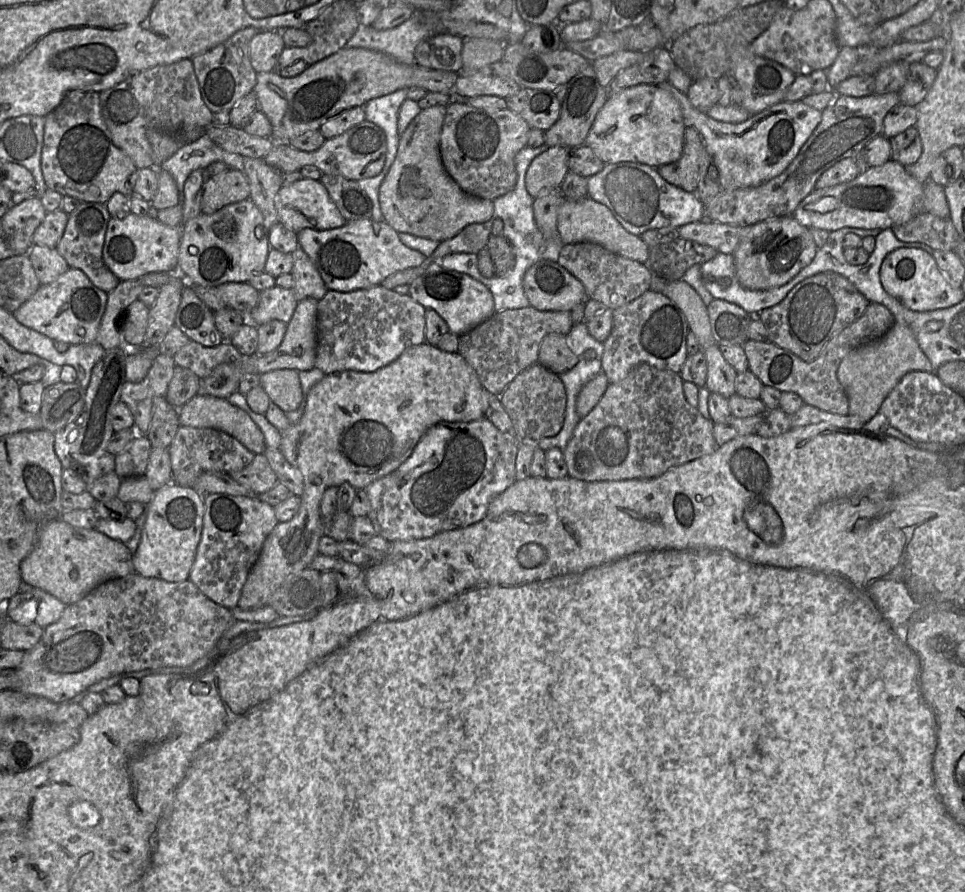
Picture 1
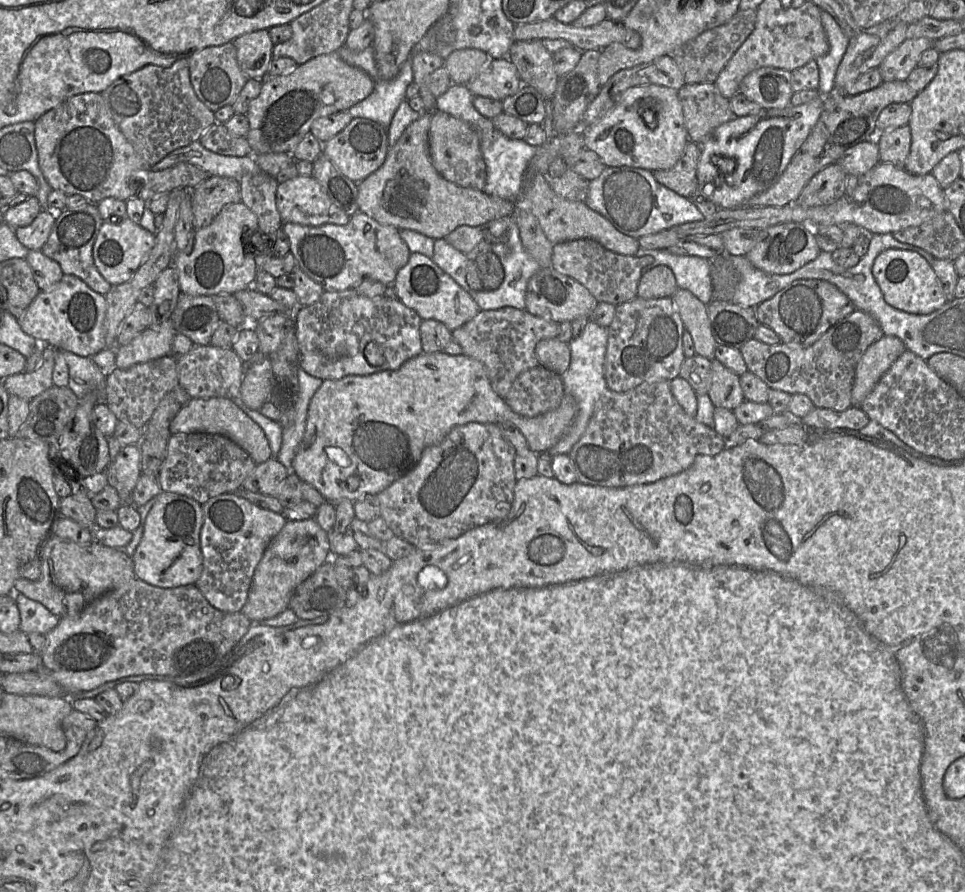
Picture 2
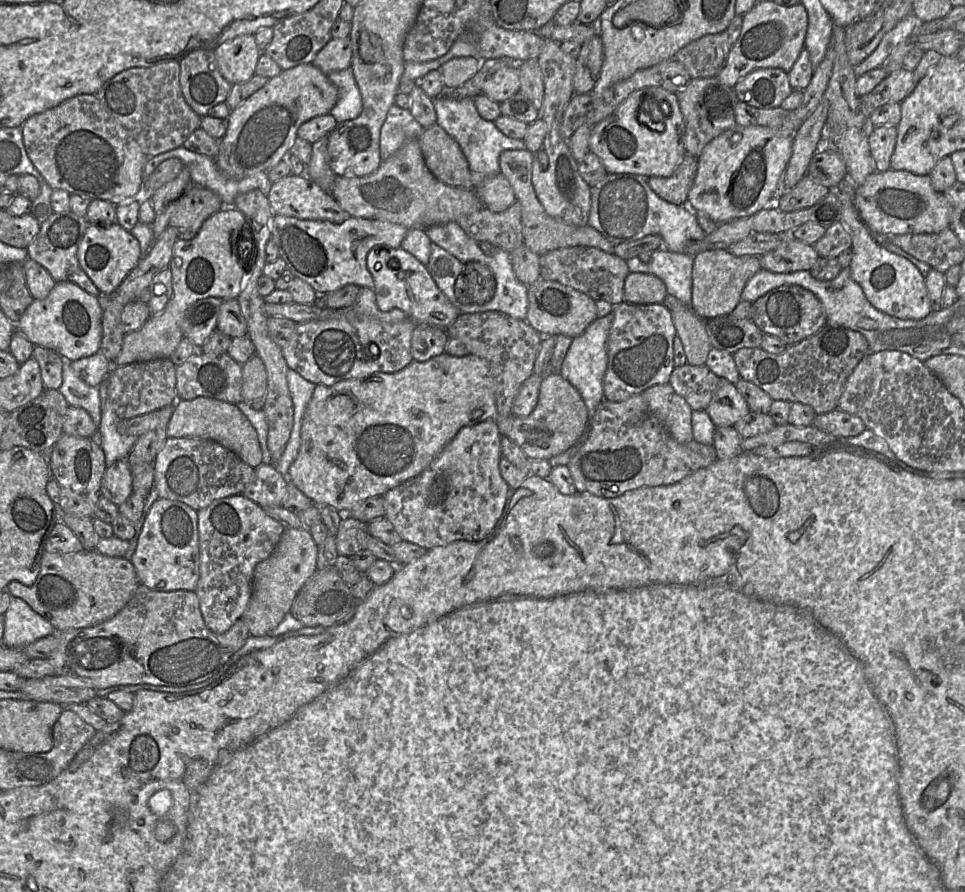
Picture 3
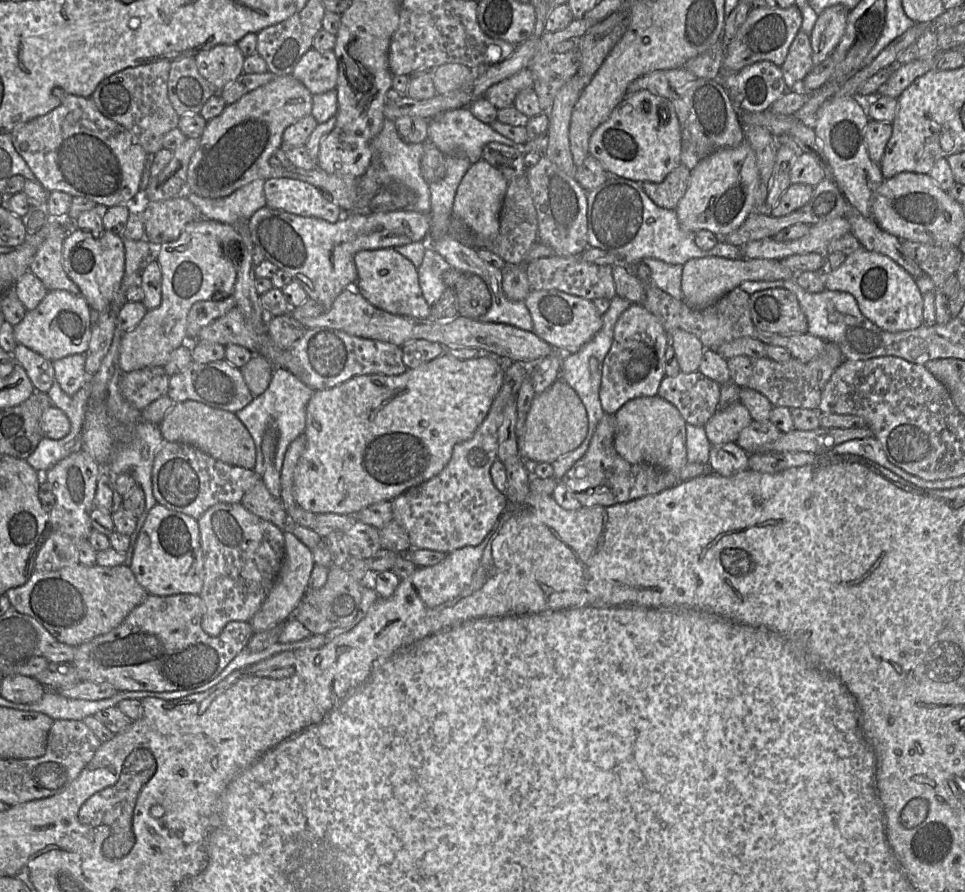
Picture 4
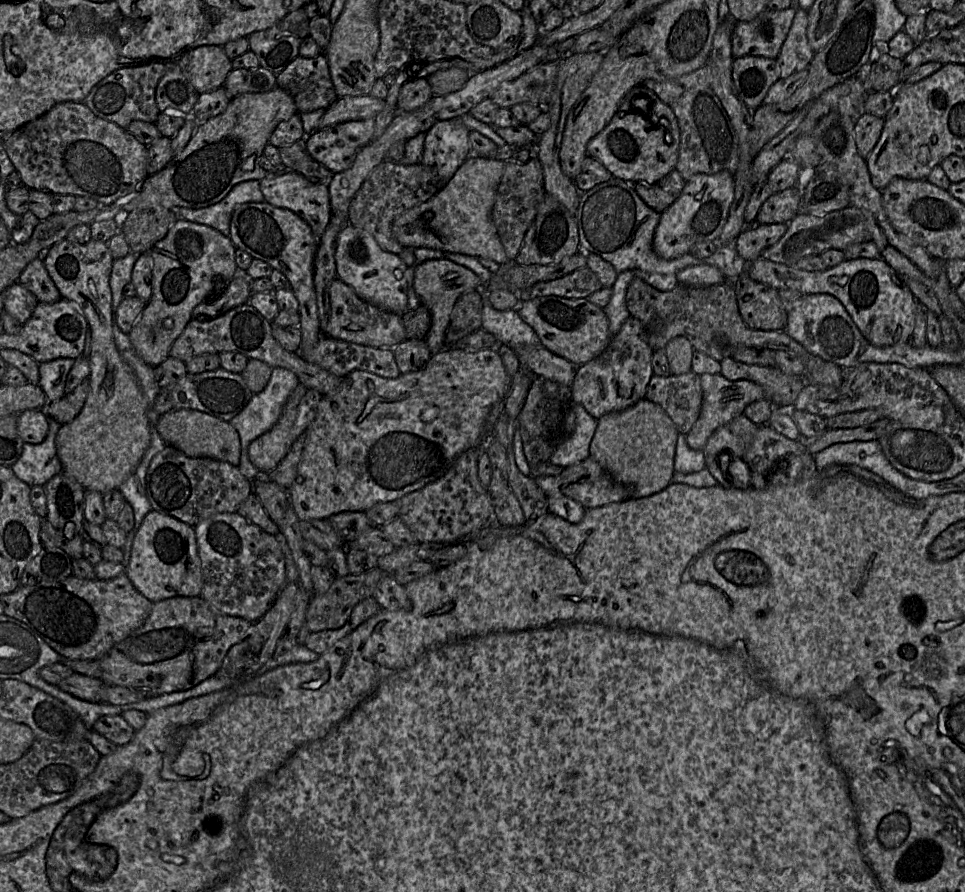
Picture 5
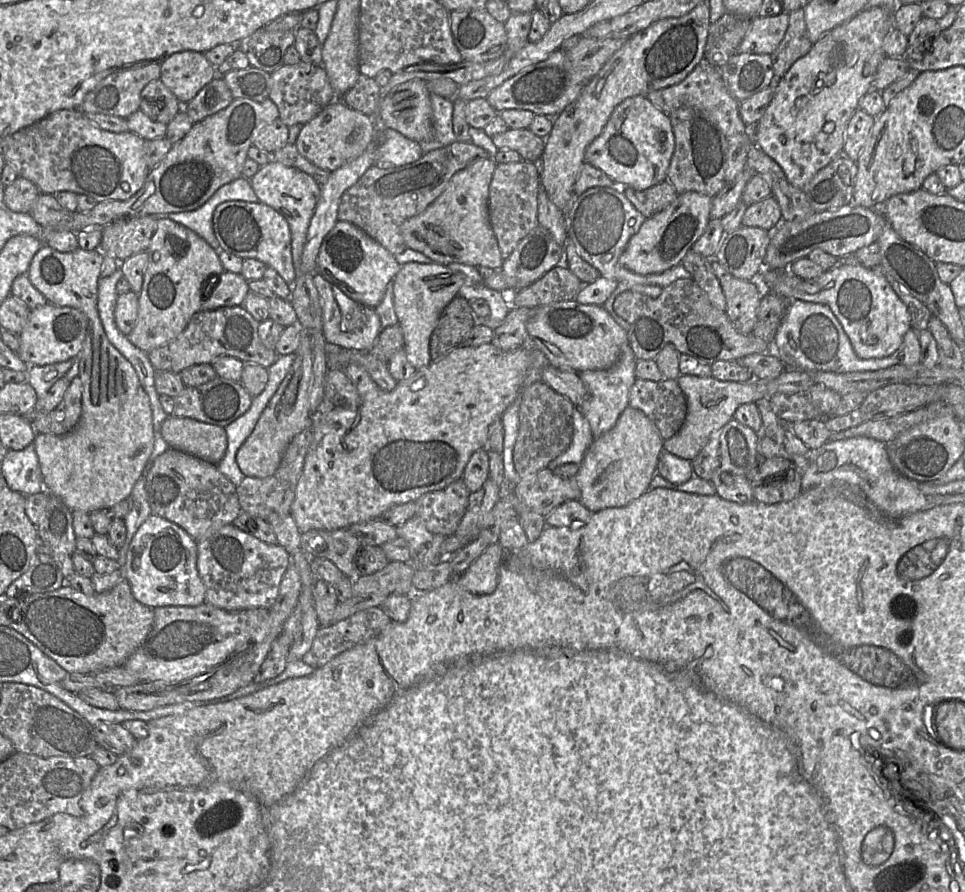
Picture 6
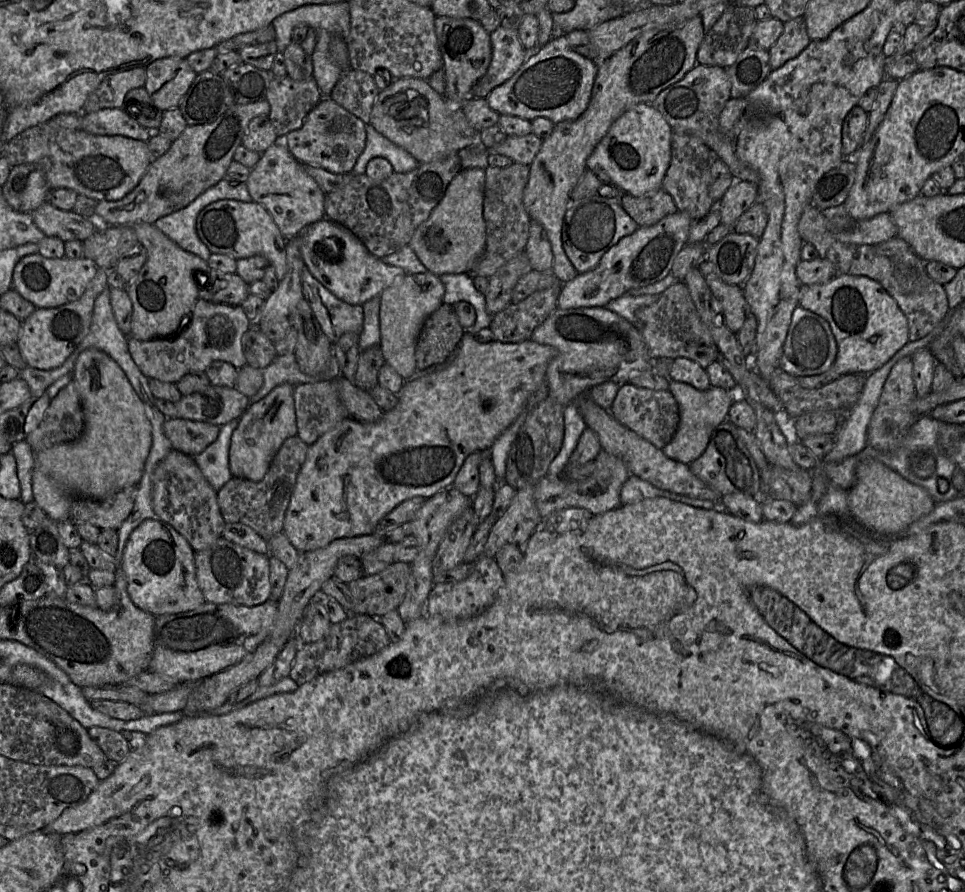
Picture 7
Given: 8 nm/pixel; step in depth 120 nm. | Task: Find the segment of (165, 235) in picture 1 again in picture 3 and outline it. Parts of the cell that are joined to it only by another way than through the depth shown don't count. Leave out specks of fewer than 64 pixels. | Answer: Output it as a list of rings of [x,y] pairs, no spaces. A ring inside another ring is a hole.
[[[120,224],[110,226],[89,225],[79,247],[78,261],[83,271],[99,289],[101,295],[111,294],[138,264],[142,257],[139,241]]]

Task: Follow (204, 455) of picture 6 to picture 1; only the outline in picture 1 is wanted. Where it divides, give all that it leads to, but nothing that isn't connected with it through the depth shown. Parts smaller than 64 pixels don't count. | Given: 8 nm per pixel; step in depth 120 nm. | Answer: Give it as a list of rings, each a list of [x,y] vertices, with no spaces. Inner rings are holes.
[[[197,394],[178,410],[180,426],[215,428],[236,438],[254,454],[264,454],[265,439],[262,431],[243,409],[231,404],[226,398]]]

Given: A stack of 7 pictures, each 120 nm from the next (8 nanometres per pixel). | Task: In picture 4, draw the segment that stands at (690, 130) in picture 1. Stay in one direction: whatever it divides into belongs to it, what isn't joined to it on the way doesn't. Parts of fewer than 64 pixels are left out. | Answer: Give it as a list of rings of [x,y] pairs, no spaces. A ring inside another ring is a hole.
[[[682,163],[660,183],[645,181],[643,190],[659,207],[675,210],[689,187],[692,171]]]

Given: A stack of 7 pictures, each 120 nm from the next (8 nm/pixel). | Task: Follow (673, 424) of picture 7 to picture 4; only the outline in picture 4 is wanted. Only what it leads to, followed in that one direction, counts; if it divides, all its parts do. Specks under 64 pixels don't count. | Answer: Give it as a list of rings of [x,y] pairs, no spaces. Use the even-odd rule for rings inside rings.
[[[699,370],[664,376],[657,395],[673,404],[686,423],[705,426],[718,409],[721,385]]]

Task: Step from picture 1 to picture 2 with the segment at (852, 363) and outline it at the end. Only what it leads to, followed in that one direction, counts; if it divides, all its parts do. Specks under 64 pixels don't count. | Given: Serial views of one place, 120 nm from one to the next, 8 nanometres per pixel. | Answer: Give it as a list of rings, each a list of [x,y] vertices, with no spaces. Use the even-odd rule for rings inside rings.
[[[883,336],[868,347],[858,363],[851,392],[853,407],[860,407],[881,377],[906,351],[905,344],[895,336]]]

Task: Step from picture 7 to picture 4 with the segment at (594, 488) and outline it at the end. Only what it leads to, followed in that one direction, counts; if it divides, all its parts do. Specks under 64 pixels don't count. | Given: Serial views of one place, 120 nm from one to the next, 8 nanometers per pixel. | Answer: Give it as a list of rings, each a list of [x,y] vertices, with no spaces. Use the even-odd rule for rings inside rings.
[[[658,395],[638,397],[625,403],[614,417],[614,446],[623,459],[632,464],[650,464],[679,475],[687,463],[686,422],[673,404]]]

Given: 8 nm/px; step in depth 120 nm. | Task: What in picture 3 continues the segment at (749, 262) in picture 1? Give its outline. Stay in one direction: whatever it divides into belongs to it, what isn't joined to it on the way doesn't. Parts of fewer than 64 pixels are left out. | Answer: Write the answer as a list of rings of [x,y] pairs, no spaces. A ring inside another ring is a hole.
[[[791,233],[782,234],[782,240],[772,251],[760,256],[761,267],[775,273],[809,271],[820,255],[813,245],[796,239]]]

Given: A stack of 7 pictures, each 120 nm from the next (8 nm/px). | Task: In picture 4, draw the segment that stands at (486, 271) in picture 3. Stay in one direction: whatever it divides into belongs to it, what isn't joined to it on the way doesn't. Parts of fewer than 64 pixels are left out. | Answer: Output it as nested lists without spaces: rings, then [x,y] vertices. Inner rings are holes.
[[[462,273],[454,288],[458,300],[458,316],[479,319],[491,306],[492,298],[485,281],[473,273]]]

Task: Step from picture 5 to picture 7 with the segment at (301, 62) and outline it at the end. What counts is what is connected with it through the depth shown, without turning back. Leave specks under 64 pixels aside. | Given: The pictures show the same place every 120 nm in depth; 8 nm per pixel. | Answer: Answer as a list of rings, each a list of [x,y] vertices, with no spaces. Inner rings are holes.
[[[289,76],[272,77],[266,100],[270,104],[270,121],[275,127],[277,136],[284,137],[302,127],[311,110],[323,99],[315,81],[296,81]]]

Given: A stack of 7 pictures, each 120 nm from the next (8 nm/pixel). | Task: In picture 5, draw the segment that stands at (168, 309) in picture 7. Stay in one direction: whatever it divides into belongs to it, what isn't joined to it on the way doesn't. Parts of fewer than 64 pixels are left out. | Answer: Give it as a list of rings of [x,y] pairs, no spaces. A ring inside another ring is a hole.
[[[178,219],[167,235],[152,247],[152,296],[128,334],[135,352],[147,364],[156,367],[170,357],[170,349],[193,318],[194,308],[204,301],[211,301],[215,291],[225,290],[226,282],[241,273],[235,261],[236,250],[229,236],[210,226],[185,219]]]

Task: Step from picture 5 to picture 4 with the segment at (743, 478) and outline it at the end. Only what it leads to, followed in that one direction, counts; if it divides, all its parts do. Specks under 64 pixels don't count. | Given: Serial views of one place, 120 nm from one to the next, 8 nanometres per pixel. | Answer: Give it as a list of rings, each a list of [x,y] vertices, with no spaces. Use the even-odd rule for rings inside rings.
[[[736,442],[712,445],[709,455],[709,469],[724,477],[748,469],[748,453]]]

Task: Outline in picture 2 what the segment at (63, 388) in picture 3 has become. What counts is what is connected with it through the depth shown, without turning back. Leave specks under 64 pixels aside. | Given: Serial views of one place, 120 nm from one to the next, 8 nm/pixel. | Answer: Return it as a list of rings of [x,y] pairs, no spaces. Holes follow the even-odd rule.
[[[61,350],[68,369],[68,387],[81,400],[91,390],[97,389],[101,393],[99,403],[104,403],[104,381],[108,373],[95,364],[91,357],[78,356],[74,353]]]

